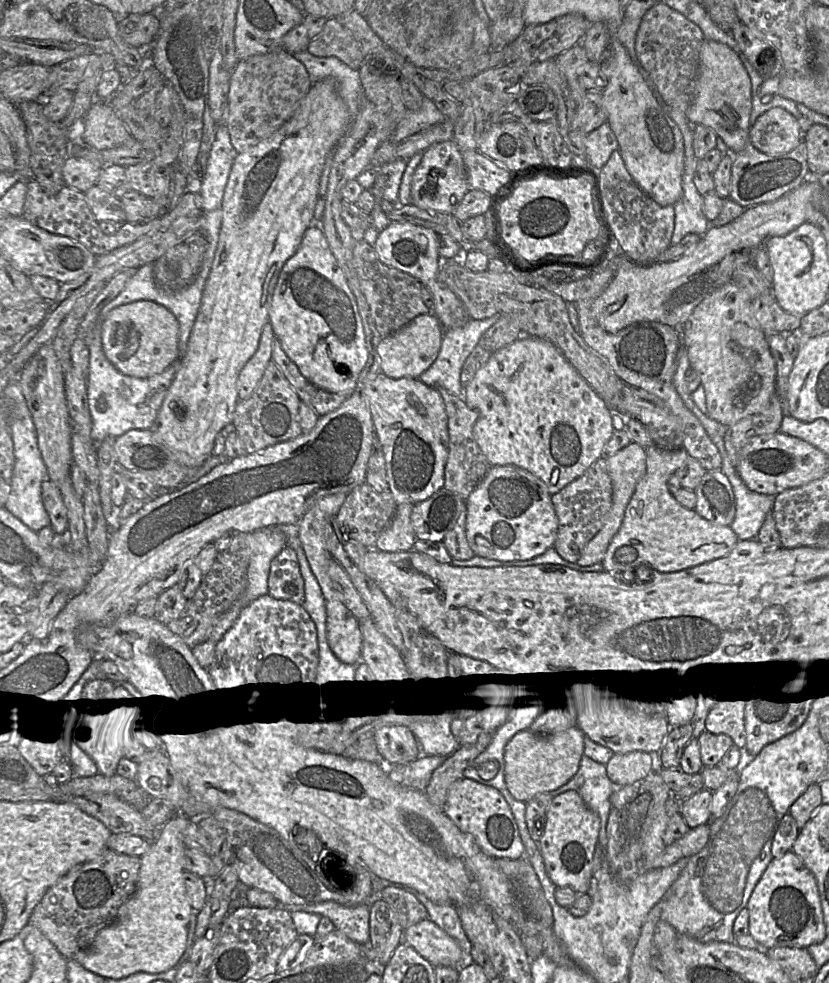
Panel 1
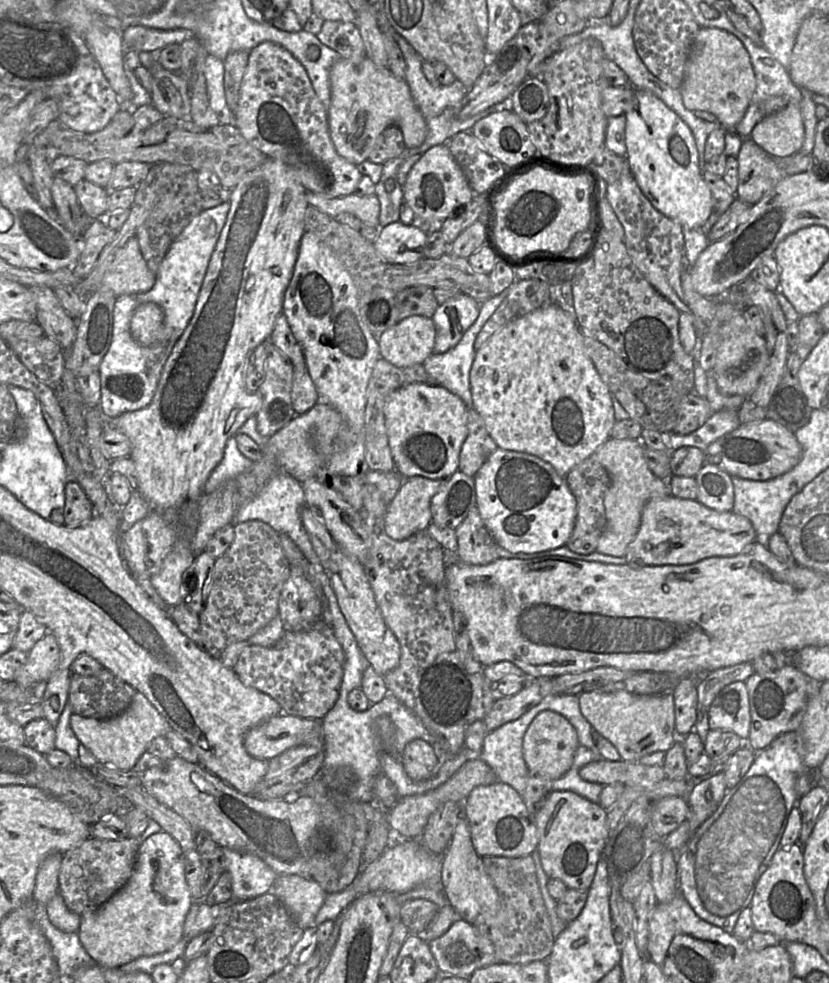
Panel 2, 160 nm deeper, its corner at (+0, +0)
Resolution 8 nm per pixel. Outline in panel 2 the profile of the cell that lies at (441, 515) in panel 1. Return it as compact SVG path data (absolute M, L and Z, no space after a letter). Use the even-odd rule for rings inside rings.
M457 471L445 479L430 503L431 522L439 528L456 529L476 506L475 479Z

